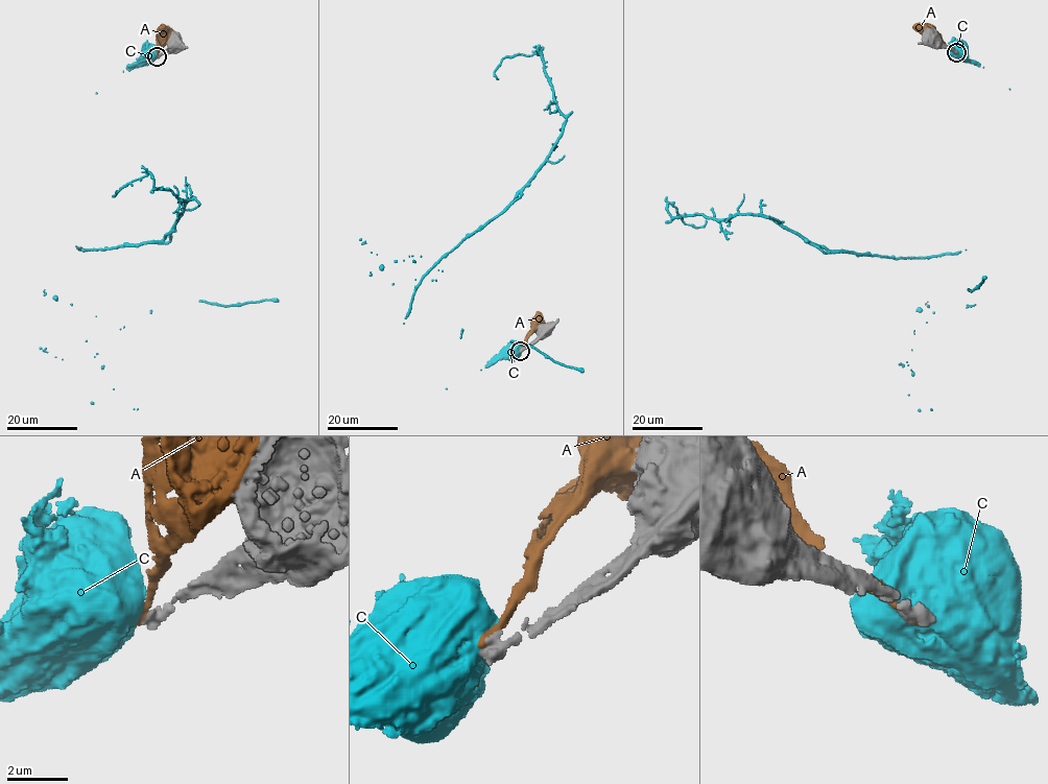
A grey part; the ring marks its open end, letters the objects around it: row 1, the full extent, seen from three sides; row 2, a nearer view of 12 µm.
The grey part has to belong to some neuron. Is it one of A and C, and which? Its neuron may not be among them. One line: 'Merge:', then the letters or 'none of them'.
Merge: none of them

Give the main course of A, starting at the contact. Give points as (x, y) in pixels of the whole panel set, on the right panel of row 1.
A: (955, 52), (935, 43), (925, 31)

